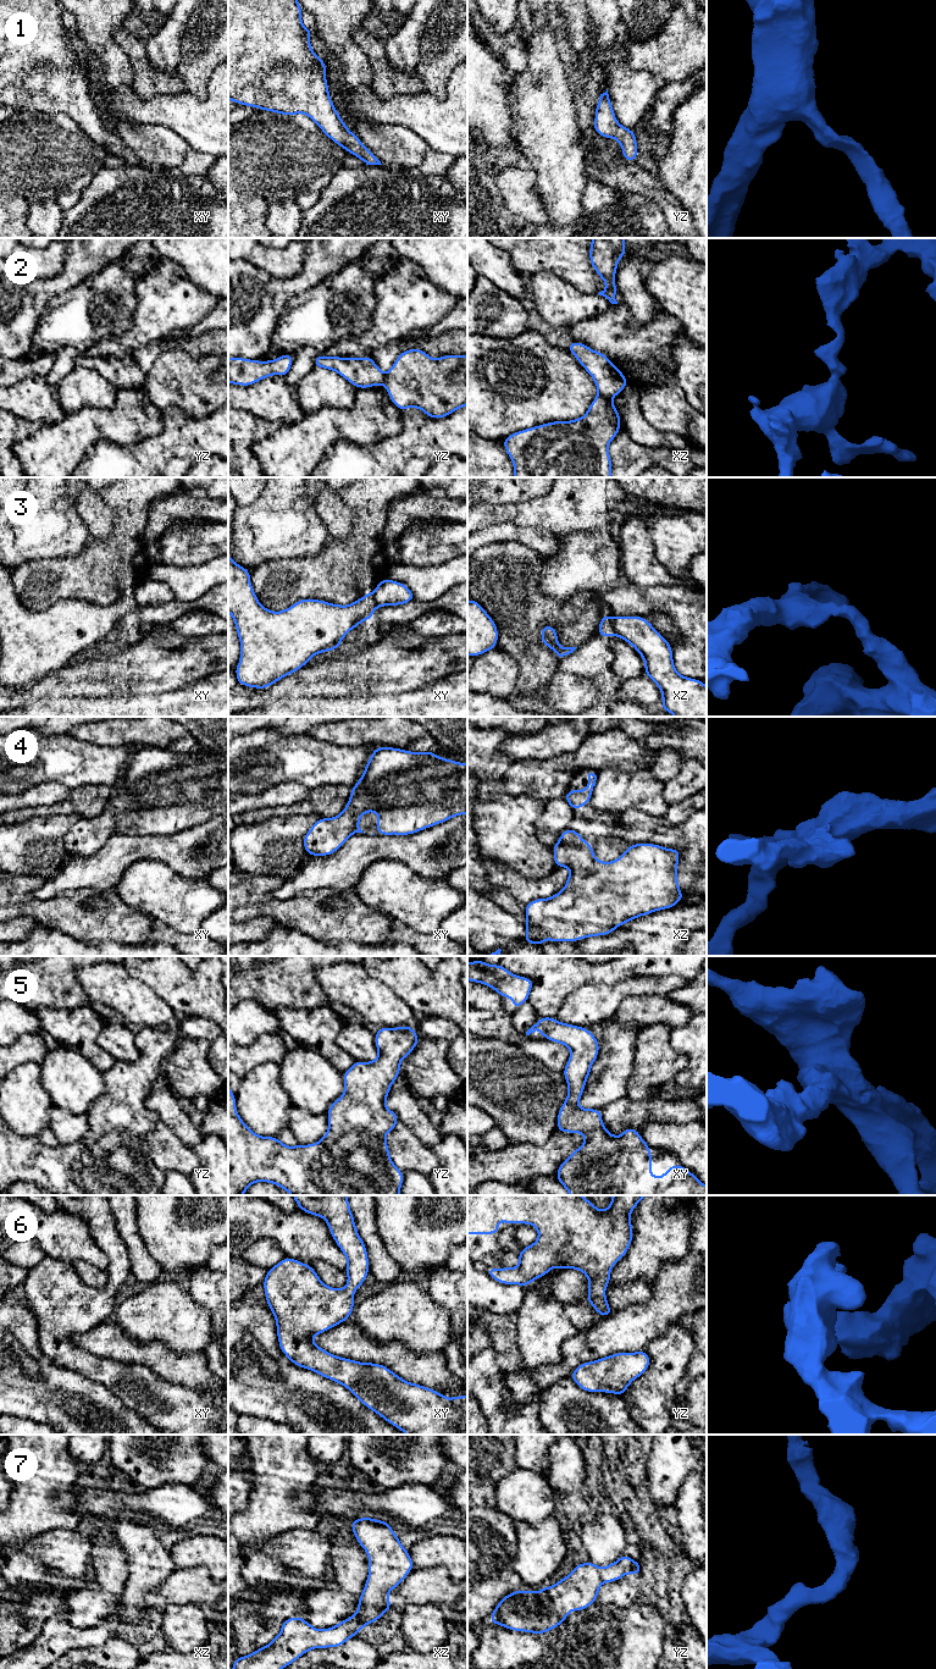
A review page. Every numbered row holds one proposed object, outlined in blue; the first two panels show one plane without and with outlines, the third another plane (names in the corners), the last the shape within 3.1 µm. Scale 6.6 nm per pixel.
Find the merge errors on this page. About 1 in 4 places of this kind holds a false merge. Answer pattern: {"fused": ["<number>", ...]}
{"fused": ["2", "3"]}

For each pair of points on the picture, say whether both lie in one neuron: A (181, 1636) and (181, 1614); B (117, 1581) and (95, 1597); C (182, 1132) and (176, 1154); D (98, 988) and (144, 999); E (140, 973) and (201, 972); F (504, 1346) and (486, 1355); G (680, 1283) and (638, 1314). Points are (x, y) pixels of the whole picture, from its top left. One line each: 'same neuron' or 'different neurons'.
A: same neuron
B: different neurons
C: different neurons
D: same neuron
E: same neuron
F: different neurons
G: same neuron

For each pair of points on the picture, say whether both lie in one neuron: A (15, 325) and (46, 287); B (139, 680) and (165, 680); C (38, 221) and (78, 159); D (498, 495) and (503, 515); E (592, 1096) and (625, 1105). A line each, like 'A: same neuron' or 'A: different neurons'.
A: same neuron
B: same neuron
C: different neurons
D: different neurons
E: different neurons

